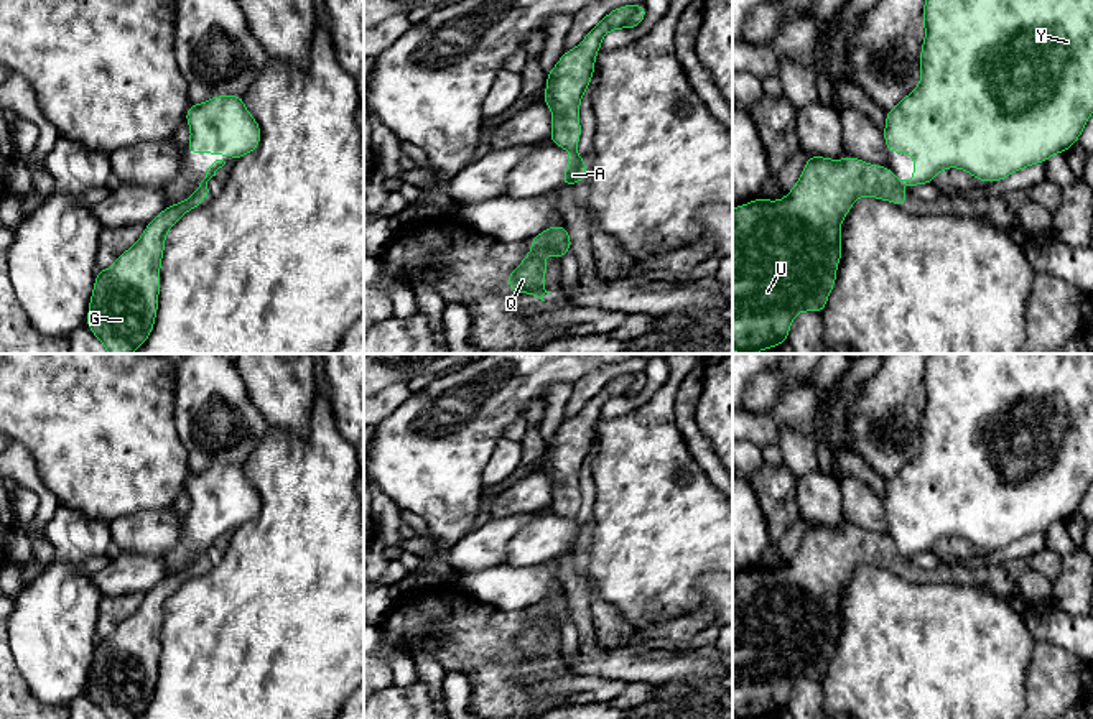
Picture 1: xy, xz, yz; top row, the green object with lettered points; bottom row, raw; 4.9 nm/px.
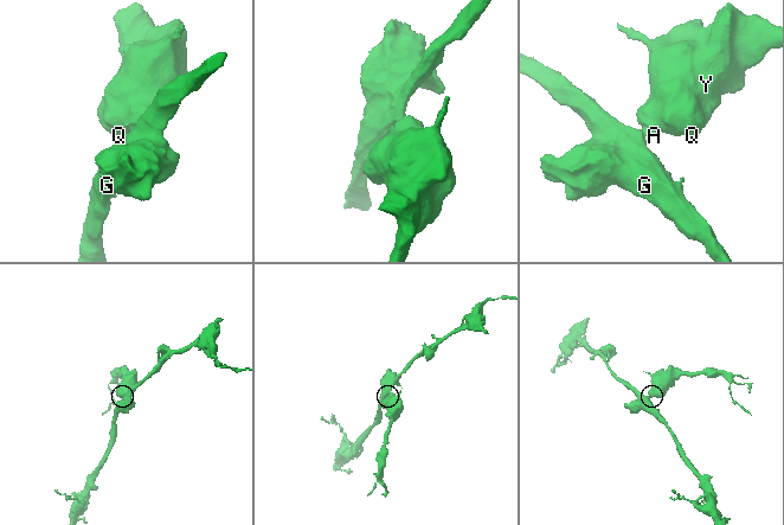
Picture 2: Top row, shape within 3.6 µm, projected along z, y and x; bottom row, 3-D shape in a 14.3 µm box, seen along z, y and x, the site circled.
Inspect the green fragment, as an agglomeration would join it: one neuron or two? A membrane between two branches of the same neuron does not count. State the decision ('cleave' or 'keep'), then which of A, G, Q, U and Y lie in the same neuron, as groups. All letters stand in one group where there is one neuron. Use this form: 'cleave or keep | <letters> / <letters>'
cleave | A Q Y / G U

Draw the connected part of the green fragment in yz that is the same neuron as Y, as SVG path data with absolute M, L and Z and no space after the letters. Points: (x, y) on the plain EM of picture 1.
M927 354L922 380L925 408L920 418L920 452L886 480L882 499L887 522L912 522L914 546L899 554L932 553L937 541L960 536L984 551L998 551L1012 541L1047 531L1053 522L1067 522L1078 510L1093 482L1093 354Z

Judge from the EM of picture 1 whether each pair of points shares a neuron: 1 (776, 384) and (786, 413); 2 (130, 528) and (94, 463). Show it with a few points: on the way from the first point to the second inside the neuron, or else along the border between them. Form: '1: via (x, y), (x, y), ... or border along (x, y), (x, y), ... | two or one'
1: border along (807, 377), (789, 387), (766, 412), (749, 413) | two
2: border along (162, 507), (120, 515), (109, 524) | two

